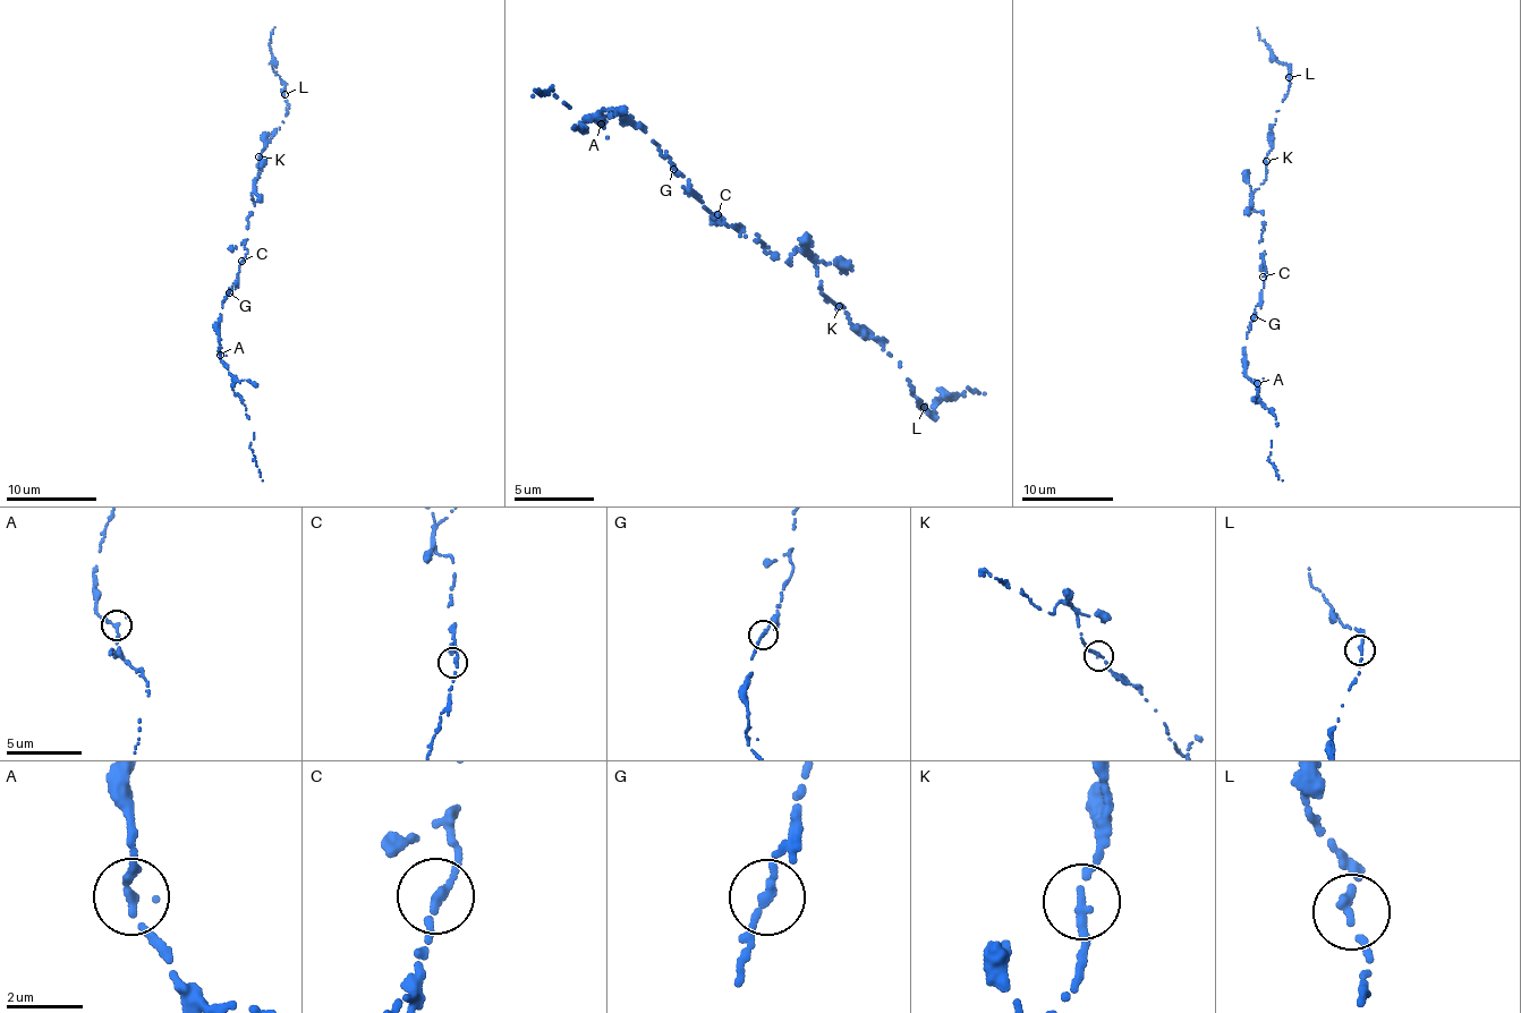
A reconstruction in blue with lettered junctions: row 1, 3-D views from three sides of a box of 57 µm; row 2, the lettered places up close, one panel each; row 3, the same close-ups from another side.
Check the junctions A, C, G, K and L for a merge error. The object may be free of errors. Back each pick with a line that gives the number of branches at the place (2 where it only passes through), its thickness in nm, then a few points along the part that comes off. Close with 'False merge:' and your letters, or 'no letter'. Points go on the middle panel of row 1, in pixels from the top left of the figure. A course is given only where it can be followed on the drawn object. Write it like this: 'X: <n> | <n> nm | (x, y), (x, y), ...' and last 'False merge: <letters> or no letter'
False merge: no letter

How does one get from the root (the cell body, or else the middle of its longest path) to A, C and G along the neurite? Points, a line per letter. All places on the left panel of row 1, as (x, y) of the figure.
A: (245, 243), (247, 254), (239, 265), (238, 281), (222, 304), (220, 355)
C: (245, 243), (247, 254), (241, 261)
G: (245, 243), (247, 254), (239, 265), (238, 281), (229, 292)

